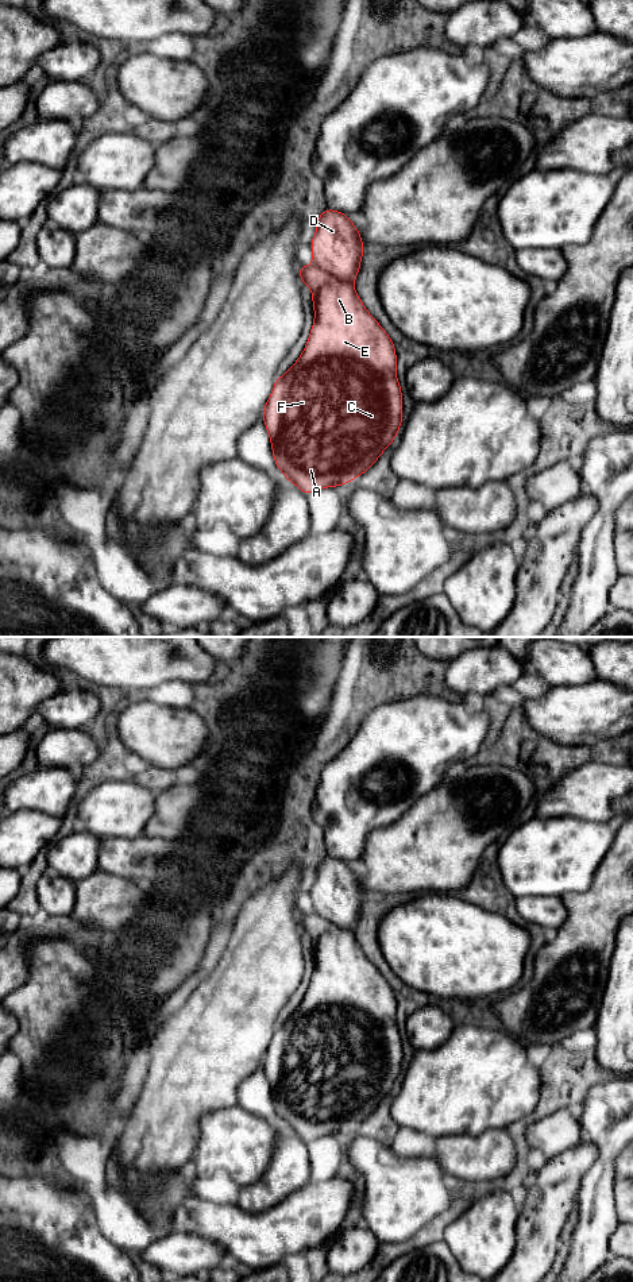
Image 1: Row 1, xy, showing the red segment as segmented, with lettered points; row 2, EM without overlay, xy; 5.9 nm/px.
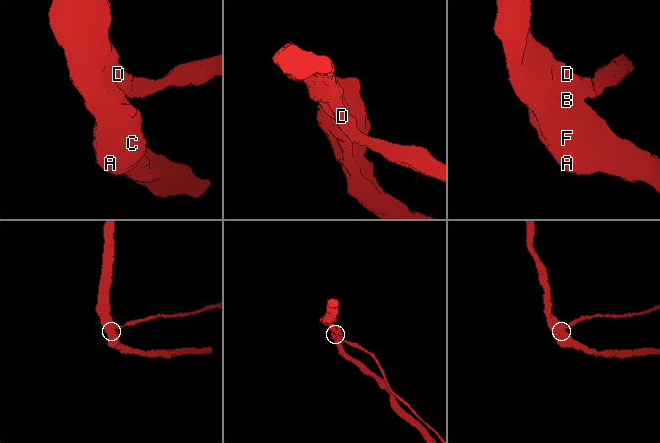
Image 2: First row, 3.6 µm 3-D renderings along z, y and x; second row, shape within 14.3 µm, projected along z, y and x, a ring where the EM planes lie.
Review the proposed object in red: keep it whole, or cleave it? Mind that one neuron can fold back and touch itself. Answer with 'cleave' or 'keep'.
keep

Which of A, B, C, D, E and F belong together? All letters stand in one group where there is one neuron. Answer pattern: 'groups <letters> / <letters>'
groups A B C D E F

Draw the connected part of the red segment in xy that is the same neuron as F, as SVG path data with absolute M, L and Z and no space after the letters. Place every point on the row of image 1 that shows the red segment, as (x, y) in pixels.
M327 208L317 219L317 231L310 242L310 250L313 255L313 263L310 266L300 266L298 274L304 285L312 289L314 321L308 337L308 343L290 370L275 379L271 395L263 406L263 421L271 440L271 451L274 455L275 466L281 470L285 478L296 484L305 495L312 494L316 490L325 487L336 487L351 482L352 479L364 474L382 455L382 452L393 444L397 432L402 425L402 391L397 379L395 363L397 354L395 347L386 333L386 331L378 324L378 321L364 308L362 300L355 291L354 281L359 273L364 243L360 239L359 229L351 223L348 215Z

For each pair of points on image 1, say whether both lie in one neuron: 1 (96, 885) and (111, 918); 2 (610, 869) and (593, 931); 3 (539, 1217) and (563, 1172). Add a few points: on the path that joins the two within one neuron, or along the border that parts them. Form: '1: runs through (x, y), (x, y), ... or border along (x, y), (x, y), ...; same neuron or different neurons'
1: runs through (100, 894), (111, 910); same neuron
2: runs through (610, 884), (610, 899), (594, 916); same neuron
3: runs through (545, 1207), (558, 1182); same neuron

